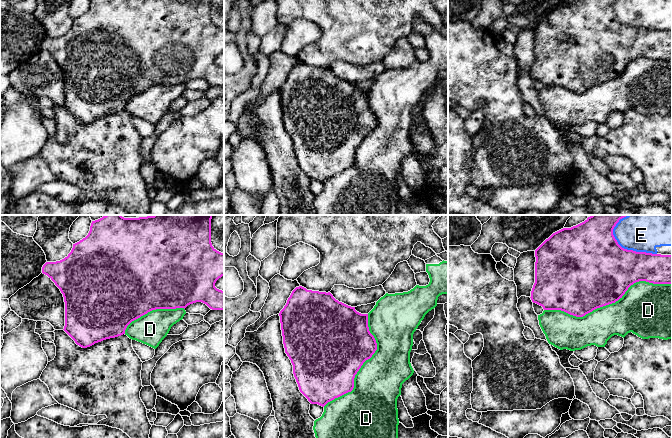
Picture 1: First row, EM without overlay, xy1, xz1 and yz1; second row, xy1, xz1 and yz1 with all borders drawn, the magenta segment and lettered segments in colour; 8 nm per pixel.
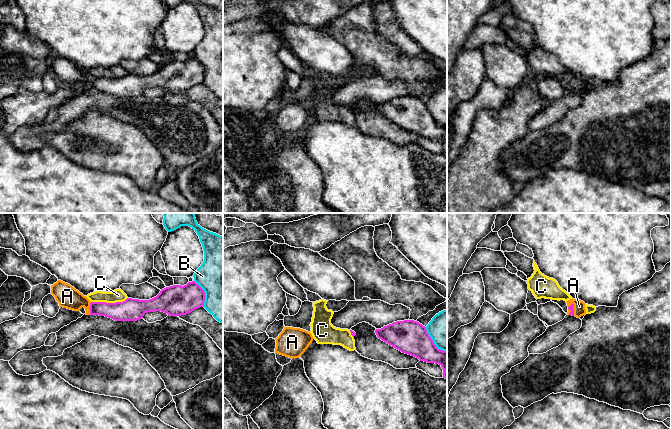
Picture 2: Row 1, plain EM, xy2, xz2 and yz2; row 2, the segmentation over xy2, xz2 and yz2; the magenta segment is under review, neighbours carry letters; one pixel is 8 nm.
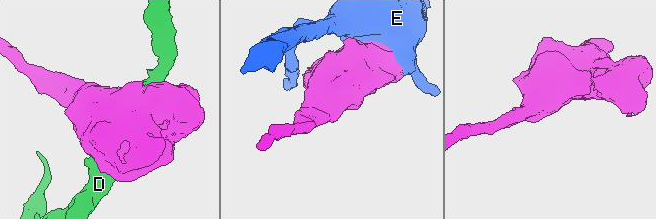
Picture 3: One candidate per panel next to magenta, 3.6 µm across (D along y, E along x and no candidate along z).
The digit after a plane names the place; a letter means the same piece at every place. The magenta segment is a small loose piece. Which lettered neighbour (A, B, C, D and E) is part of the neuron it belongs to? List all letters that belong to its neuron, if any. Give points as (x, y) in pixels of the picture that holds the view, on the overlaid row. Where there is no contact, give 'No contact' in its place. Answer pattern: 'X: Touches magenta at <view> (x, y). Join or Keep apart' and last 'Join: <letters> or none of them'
A: Touches magenta at xy2 (89, 308). Join
B: Touches magenta at xy2 (204, 293). Keep apart
C: Touches magenta at xy2 (109, 303). Keep apart
D: Touches magenta at yz1 (608, 304). Keep apart
E: Touches magenta at yz1 (626, 249). Keep apart
Join: A

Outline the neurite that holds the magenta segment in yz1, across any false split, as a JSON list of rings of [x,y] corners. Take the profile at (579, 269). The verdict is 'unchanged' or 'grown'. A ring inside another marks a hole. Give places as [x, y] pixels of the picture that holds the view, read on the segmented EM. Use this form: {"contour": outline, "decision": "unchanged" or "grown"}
{"contour": [[[591,215],[584,222],[553,233],[535,250],[535,283],[531,300],[544,310],[561,310],[576,317],[583,317],[593,310],[615,303],[636,282],[672,284],[672,254],[661,255],[636,252],[622,248],[613,235],[620,219],[628,215]]], "decision": "unchanged"}

